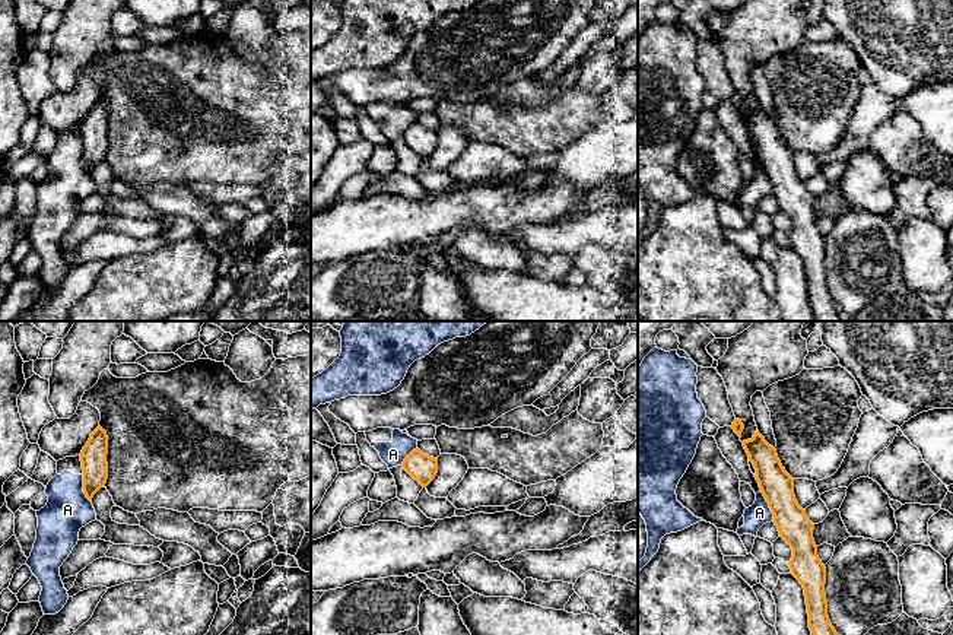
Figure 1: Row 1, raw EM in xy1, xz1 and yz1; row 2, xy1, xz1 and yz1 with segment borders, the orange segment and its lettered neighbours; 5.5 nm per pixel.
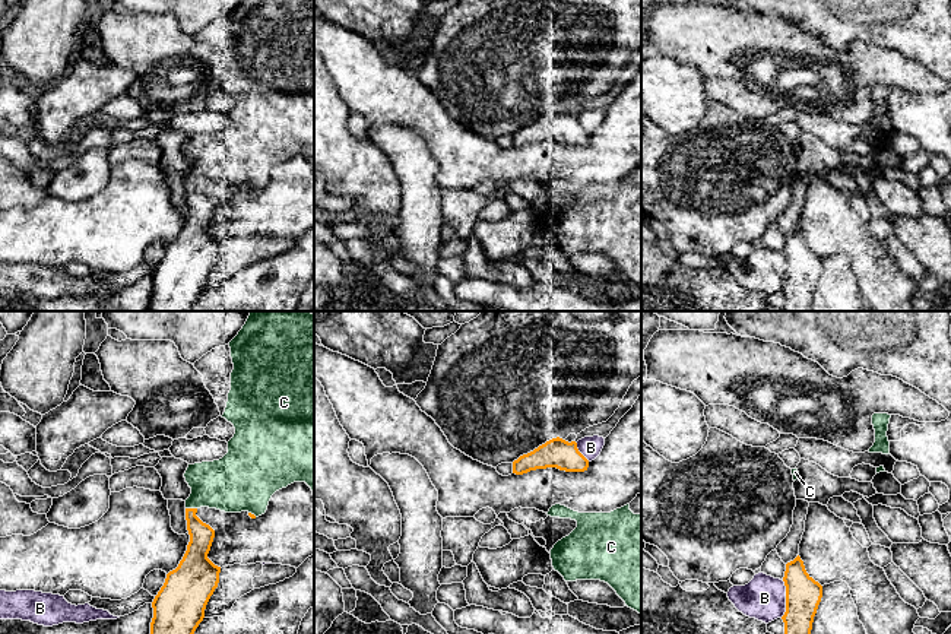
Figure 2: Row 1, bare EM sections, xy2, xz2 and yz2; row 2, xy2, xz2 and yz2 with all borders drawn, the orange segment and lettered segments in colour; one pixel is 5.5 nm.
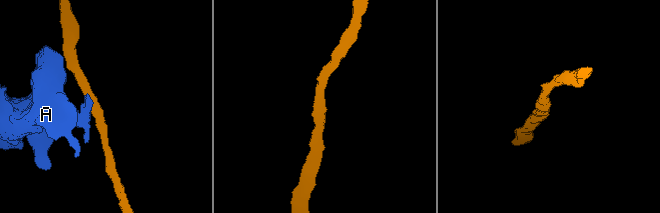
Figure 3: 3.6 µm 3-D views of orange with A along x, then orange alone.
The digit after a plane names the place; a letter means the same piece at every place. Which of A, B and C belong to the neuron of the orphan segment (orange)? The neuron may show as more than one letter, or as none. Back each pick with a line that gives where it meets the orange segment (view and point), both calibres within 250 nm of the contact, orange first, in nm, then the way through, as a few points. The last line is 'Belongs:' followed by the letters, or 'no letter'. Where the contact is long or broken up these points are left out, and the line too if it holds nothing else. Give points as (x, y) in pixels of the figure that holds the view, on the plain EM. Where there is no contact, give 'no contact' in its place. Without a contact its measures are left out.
C: xy2 (192, 181) | 130/300 nm | across xy2 (202, 208), (192, 192), (192, 181), (214, 158), (230, 157)
Belongs: C

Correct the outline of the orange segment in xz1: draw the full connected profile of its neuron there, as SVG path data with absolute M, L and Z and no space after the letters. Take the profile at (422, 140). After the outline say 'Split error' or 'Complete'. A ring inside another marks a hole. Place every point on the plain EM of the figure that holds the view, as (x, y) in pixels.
M419 121L413 123L401 139L423 161L426 161L438 146L438 131L423 127Z. Complete

